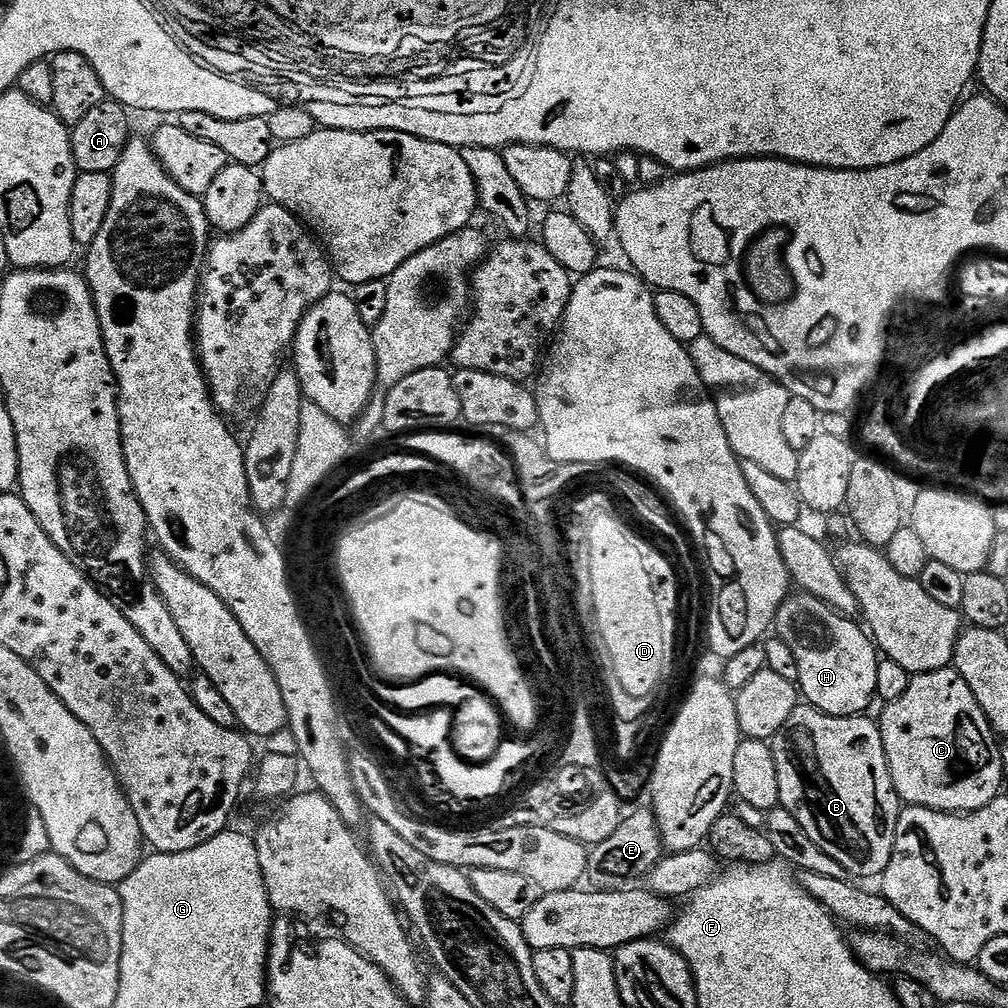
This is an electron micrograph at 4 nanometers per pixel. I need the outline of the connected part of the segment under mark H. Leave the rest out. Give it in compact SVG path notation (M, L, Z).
M797 591L789 594L780 609L776 611L774 621L775 635L794 654L798 662L798 692L812 707L826 714L835 716L859 716L869 711L872 700L877 699L878 666L882 656L876 647L876 641L863 627L856 625L857 621L851 616L845 616L837 608L830 607L826 602L809 594Z

